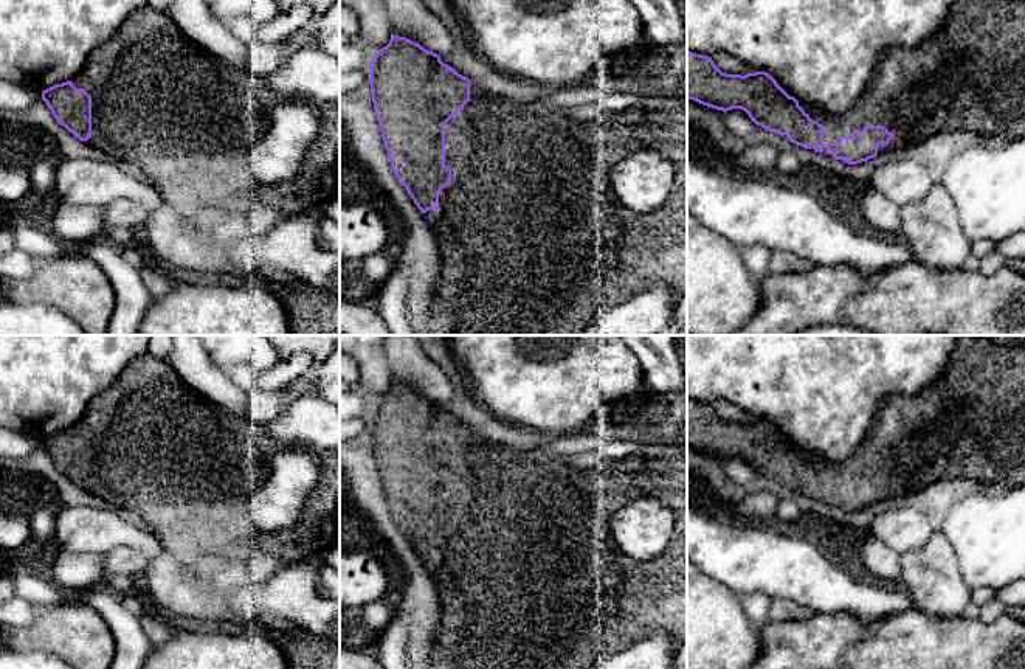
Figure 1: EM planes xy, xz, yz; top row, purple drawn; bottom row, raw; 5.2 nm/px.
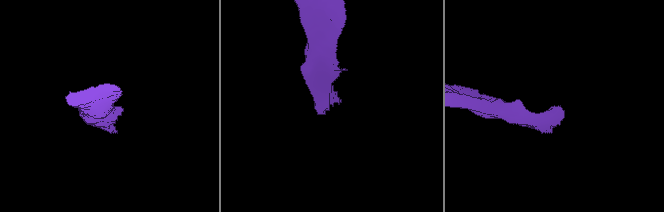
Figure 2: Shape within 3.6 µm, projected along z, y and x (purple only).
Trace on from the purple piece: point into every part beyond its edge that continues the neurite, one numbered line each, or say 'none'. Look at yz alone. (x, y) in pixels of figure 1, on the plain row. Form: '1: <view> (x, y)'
1: yz (971, 422)

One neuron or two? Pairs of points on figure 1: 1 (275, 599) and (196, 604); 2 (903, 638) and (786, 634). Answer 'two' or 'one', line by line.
1: two
2: one

